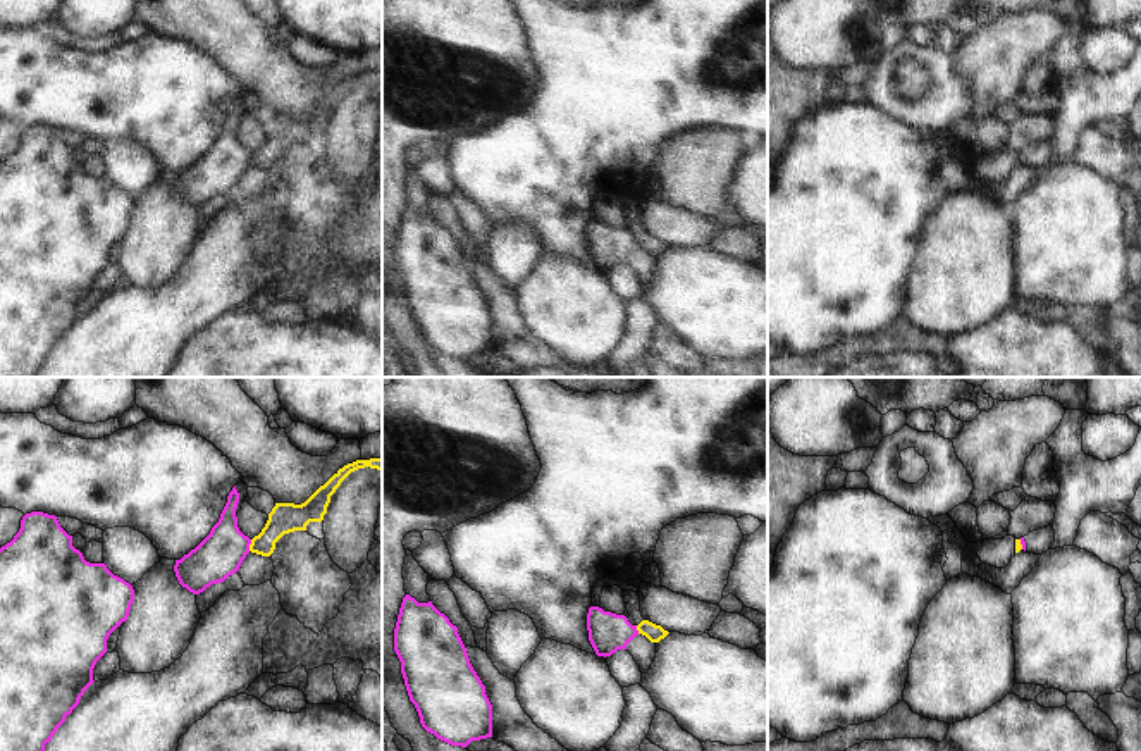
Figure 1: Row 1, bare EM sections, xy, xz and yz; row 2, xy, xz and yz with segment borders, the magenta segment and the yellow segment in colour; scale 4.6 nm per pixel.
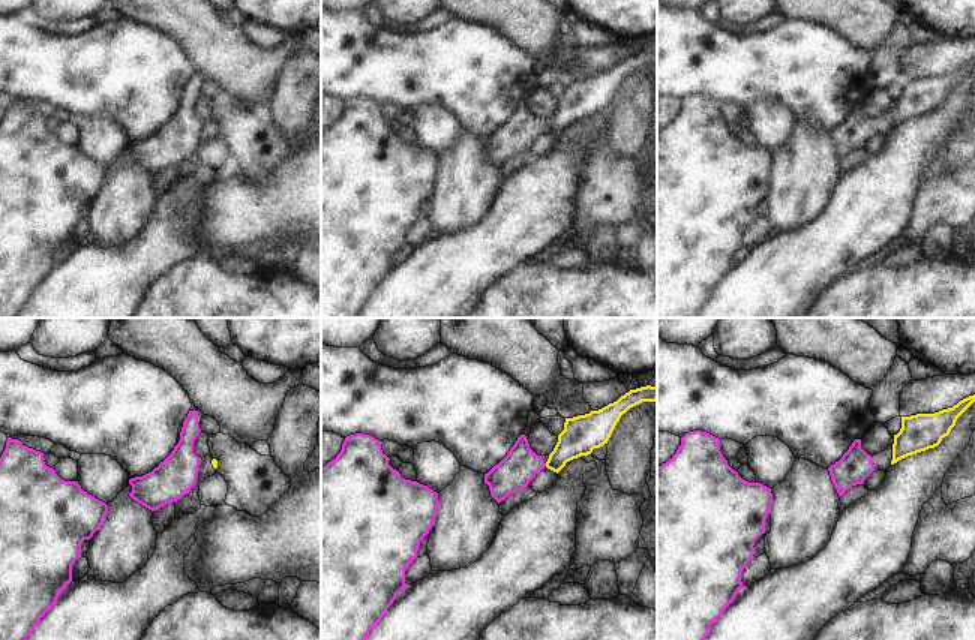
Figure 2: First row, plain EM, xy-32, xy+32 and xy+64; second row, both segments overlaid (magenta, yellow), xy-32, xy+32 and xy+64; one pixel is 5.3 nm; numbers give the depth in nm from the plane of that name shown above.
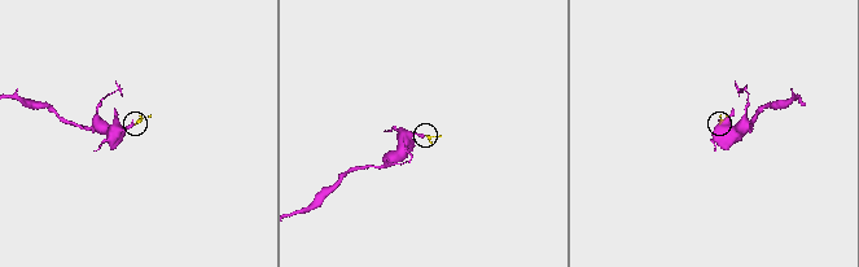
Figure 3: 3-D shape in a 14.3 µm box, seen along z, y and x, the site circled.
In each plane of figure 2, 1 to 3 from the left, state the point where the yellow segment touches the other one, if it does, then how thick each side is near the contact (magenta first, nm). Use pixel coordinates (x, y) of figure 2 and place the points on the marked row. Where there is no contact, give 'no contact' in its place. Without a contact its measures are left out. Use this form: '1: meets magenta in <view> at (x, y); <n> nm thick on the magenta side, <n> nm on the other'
1: no contact
2: no contact
3: no contact

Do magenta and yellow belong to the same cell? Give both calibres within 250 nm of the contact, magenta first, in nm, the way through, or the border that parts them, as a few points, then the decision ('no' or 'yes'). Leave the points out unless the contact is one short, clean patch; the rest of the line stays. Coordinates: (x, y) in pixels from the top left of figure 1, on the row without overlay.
220 nm thick on the magenta side, 140 nm on the other; border along xy (252, 154), (248, 164); no

